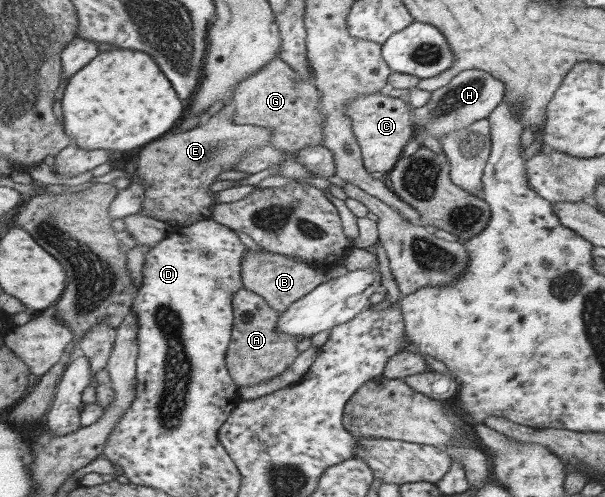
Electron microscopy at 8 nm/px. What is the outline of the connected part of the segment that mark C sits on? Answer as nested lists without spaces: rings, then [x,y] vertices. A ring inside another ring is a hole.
[[[375,92],[359,96],[347,106],[345,115],[349,115],[353,121],[353,133],[357,135],[365,169],[369,173],[390,173],[402,157],[405,145],[415,137],[417,131],[408,105],[406,97],[389,97]]]

